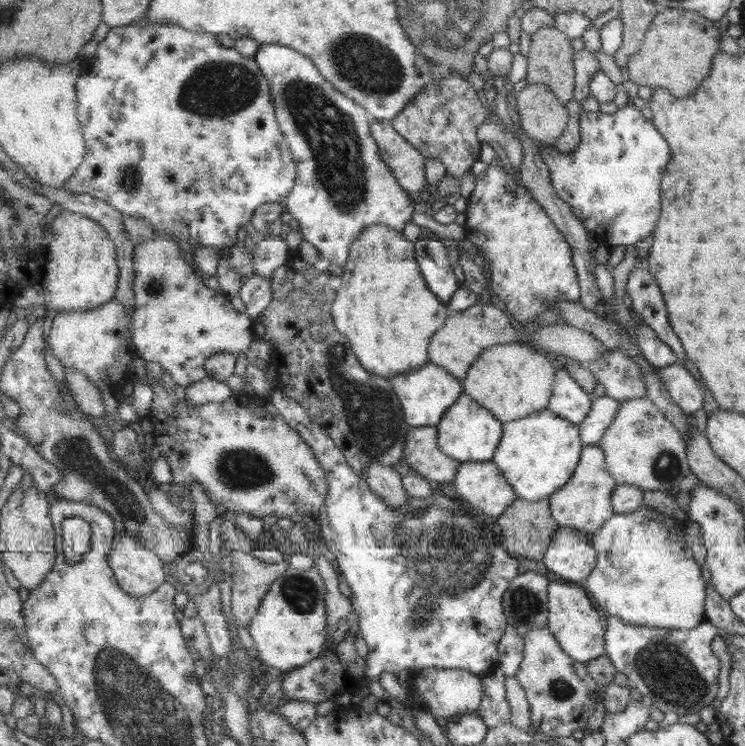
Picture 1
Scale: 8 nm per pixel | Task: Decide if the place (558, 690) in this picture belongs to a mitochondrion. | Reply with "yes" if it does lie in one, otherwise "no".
yes

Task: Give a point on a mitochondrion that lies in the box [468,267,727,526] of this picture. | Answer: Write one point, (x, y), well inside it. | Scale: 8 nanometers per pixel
(666, 466)

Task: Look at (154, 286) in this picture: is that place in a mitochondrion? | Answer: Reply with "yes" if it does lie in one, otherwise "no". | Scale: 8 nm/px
yes

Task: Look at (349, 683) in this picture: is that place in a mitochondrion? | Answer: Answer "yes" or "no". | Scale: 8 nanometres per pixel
no

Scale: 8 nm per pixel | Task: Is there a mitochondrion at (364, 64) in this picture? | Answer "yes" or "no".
yes

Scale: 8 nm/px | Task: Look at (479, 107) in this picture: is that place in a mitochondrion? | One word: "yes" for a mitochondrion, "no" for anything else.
no

